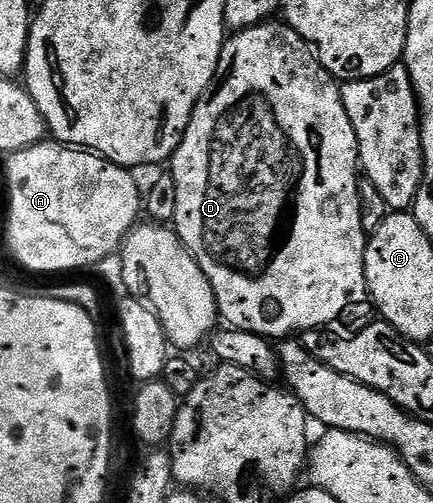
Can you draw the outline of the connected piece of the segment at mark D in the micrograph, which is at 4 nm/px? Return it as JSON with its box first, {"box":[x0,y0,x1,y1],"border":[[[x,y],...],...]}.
{"box":[168,21,368,340],"border":[[[267,21],[254,27],[231,34],[222,45],[220,61],[214,68],[214,82],[194,106],[192,117],[186,126],[180,145],[174,150],[168,167],[176,185],[175,213],[172,218],[173,230],[190,250],[190,256],[198,262],[200,269],[208,277],[218,302],[218,314],[227,319],[235,331],[254,331],[271,340],[293,336],[303,331],[326,329],[334,323],[353,303],[367,302],[366,270],[364,257],[368,232],[362,228],[362,206],[358,196],[360,164],[358,162],[358,142],[348,121],[348,113],[342,104],[342,89],[339,80],[324,69],[309,43],[306,43],[286,22]]]}

